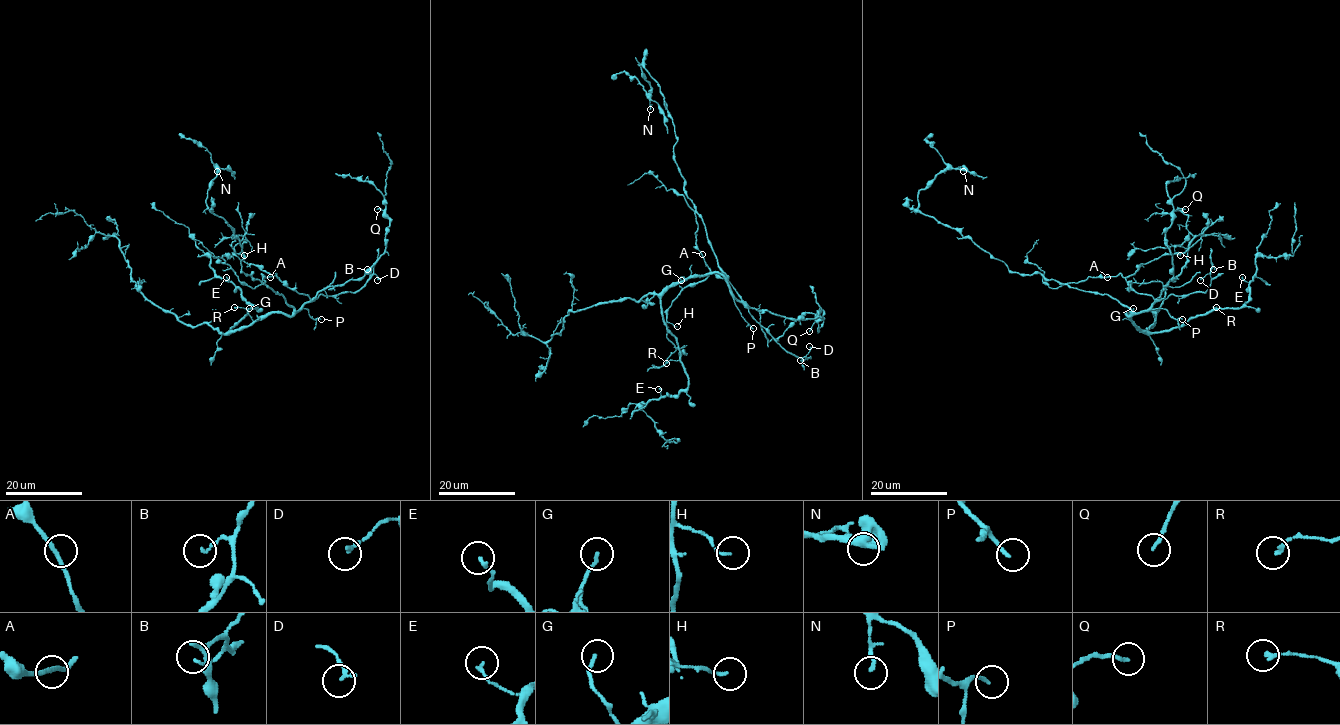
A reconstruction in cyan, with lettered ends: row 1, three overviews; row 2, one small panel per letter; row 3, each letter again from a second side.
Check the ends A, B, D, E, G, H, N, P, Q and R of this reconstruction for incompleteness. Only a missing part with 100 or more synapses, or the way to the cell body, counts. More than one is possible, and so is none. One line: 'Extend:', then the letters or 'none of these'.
Extend: none of these

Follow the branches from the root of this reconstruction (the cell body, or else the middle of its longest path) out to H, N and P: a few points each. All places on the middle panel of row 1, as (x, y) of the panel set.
H: (722, 270), (729, 291), (743, 301), (726, 280), (710, 273), (684, 287), (672, 302), (666, 321), (677, 326)
N: (722, 270), (703, 220), (684, 190), (674, 156), (675, 126), (664, 97), (639, 64), (651, 88), (650, 109)
P: (722, 270), (735, 305), (753, 328)

